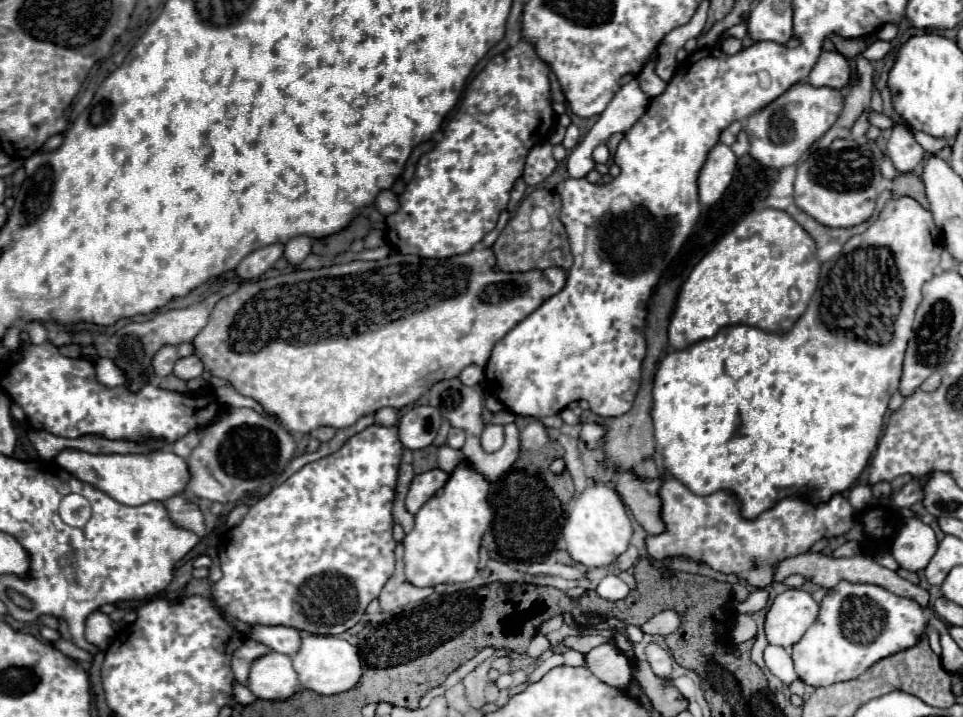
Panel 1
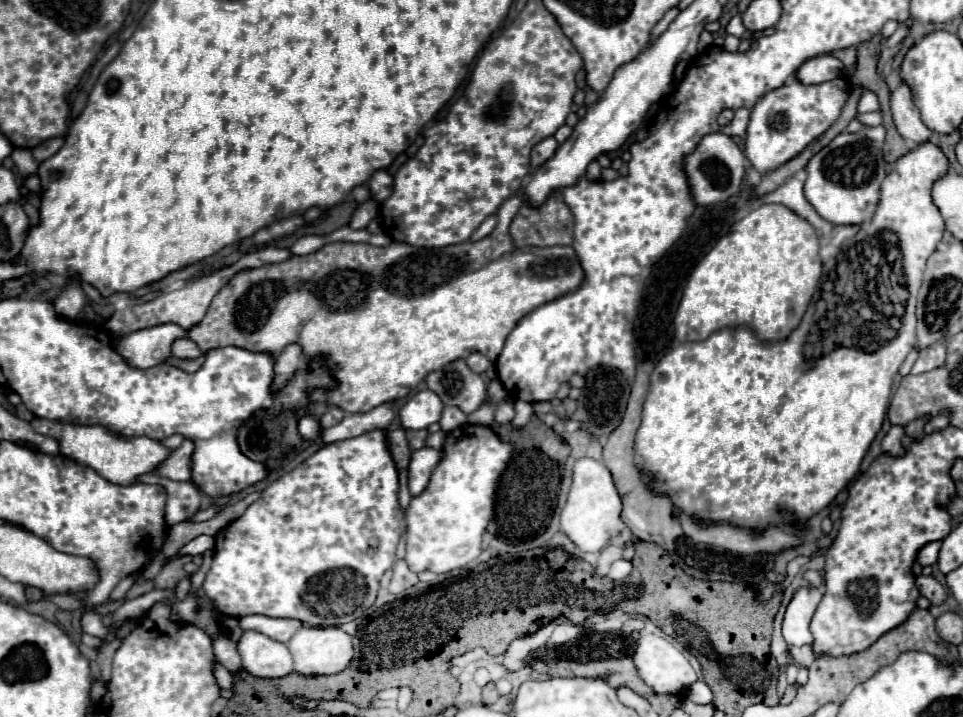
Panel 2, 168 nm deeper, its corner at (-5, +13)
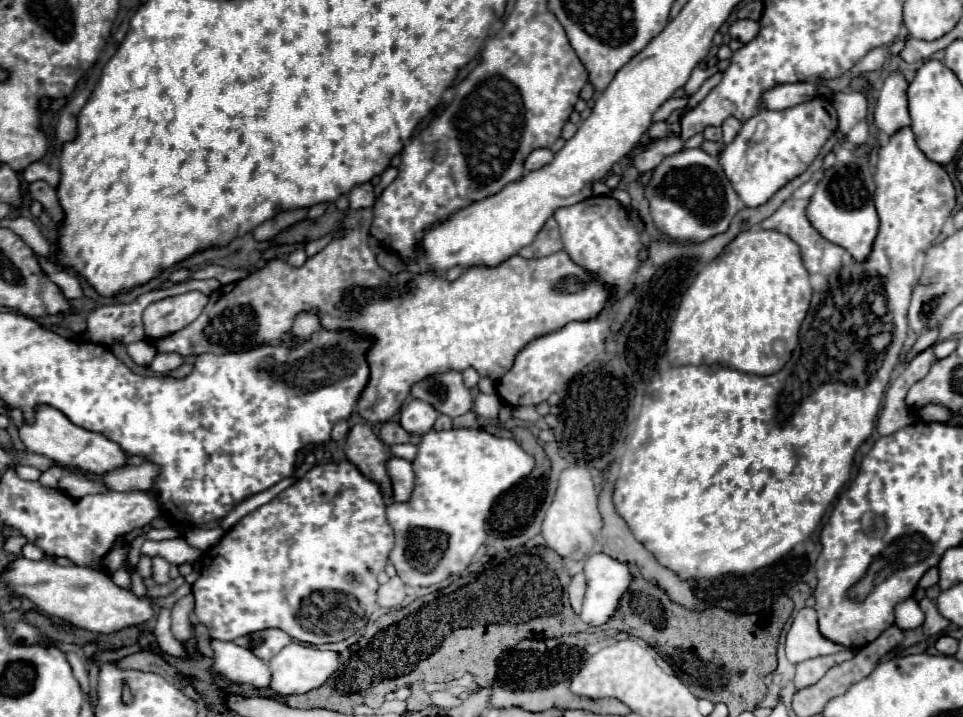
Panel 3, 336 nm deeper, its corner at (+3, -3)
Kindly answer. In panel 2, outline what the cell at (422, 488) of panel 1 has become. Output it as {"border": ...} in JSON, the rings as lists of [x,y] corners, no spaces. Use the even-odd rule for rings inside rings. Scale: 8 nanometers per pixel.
{"border":[[[420,448],[412,454],[410,460],[410,494],[412,496],[420,496],[422,490],[426,488],[426,484],[430,482],[430,476],[434,472],[434,468],[438,466],[438,462],[442,460],[442,452],[434,450],[434,448]]]}

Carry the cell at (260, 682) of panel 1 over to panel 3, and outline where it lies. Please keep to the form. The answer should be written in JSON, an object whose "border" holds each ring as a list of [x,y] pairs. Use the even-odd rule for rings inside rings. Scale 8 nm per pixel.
{"border":[[[212,640],[214,664],[212,670],[234,684],[250,684],[254,688],[266,688],[270,684],[270,670],[264,660],[258,660],[248,648],[234,642]]]}

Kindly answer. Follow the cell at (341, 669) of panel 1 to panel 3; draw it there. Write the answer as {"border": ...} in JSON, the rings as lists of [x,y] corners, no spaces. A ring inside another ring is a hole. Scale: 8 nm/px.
{"border":[[[290,642],[280,654],[276,654],[270,662],[268,668],[272,672],[270,680],[270,690],[280,694],[280,696],[292,696],[292,694],[306,694],[318,686],[322,686],[330,674],[338,668],[338,654],[330,650],[318,650],[314,646],[306,646],[300,642]]]}

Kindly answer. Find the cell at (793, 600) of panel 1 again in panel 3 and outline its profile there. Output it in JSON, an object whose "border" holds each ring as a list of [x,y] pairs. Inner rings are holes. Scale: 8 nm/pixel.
{"border":[[[802,608],[796,614],[786,636],[786,656],[792,664],[800,664],[816,656],[836,654],[840,650],[846,650],[846,648],[820,634],[814,608]]]}

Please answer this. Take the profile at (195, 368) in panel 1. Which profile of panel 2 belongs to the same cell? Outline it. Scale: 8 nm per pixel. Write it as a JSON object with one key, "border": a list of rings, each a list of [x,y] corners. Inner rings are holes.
{"border":[[[180,338],[172,344],[172,354],[176,358],[198,358],[202,356],[200,348],[190,340],[190,338]]]}

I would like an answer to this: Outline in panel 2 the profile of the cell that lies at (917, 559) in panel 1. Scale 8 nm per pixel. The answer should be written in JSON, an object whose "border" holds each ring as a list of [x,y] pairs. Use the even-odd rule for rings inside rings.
{"border":[[[934,540],[934,542],[928,542],[926,546],[922,546],[918,550],[918,556],[916,556],[916,562],[920,566],[928,566],[928,564],[934,564],[938,560],[938,550],[940,550],[942,542],[940,540]]]}

